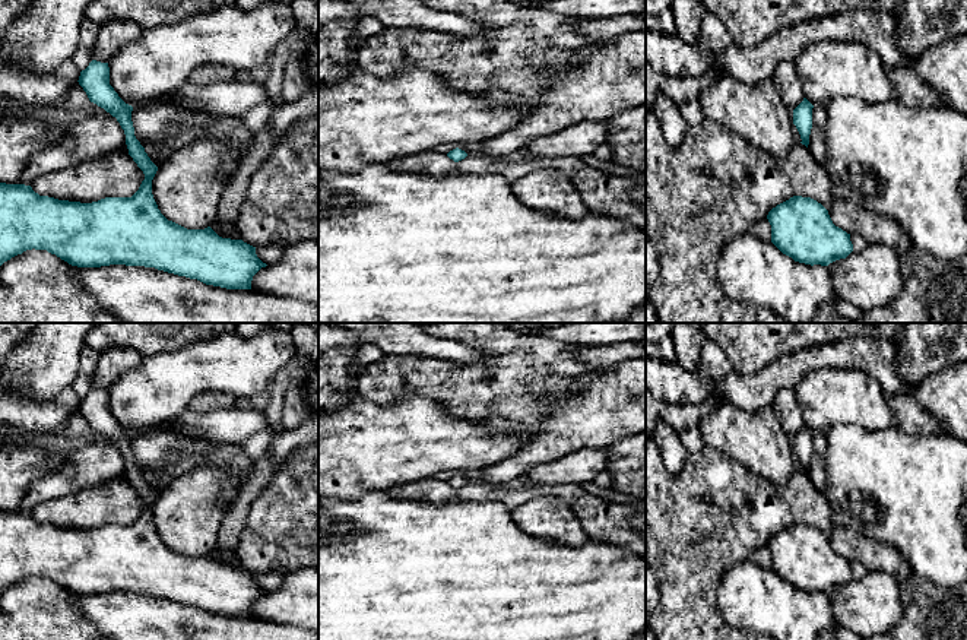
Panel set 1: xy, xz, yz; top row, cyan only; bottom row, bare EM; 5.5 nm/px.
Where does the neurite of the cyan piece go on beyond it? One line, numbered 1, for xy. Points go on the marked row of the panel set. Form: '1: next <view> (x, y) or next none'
1: next none

